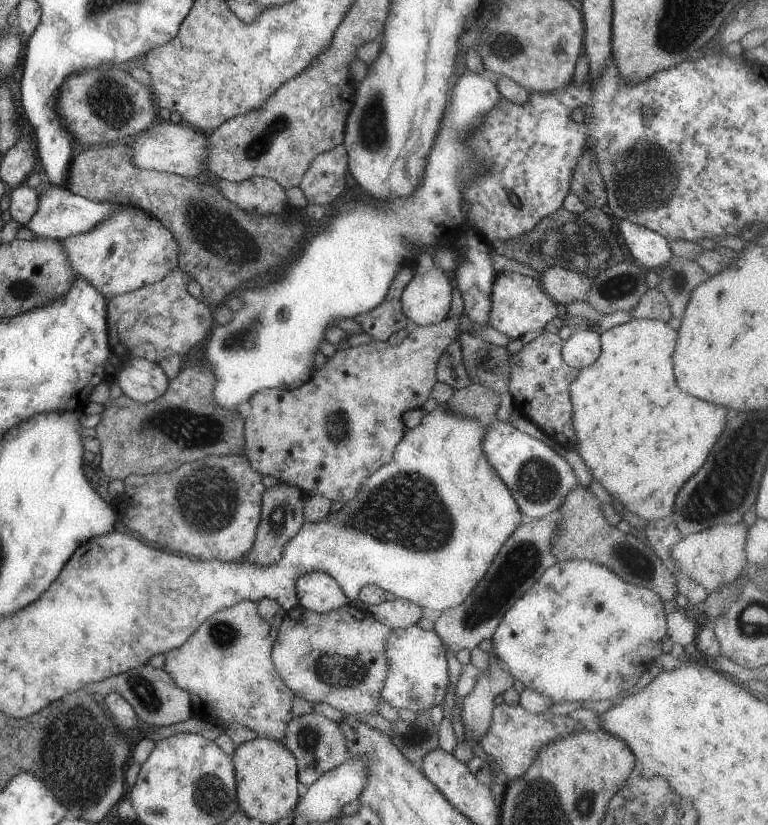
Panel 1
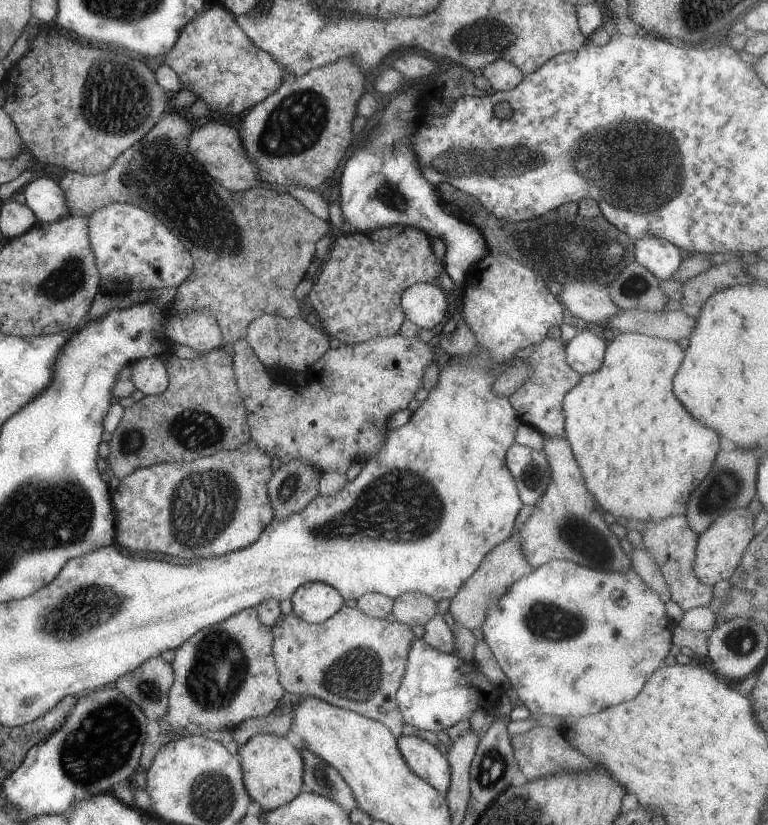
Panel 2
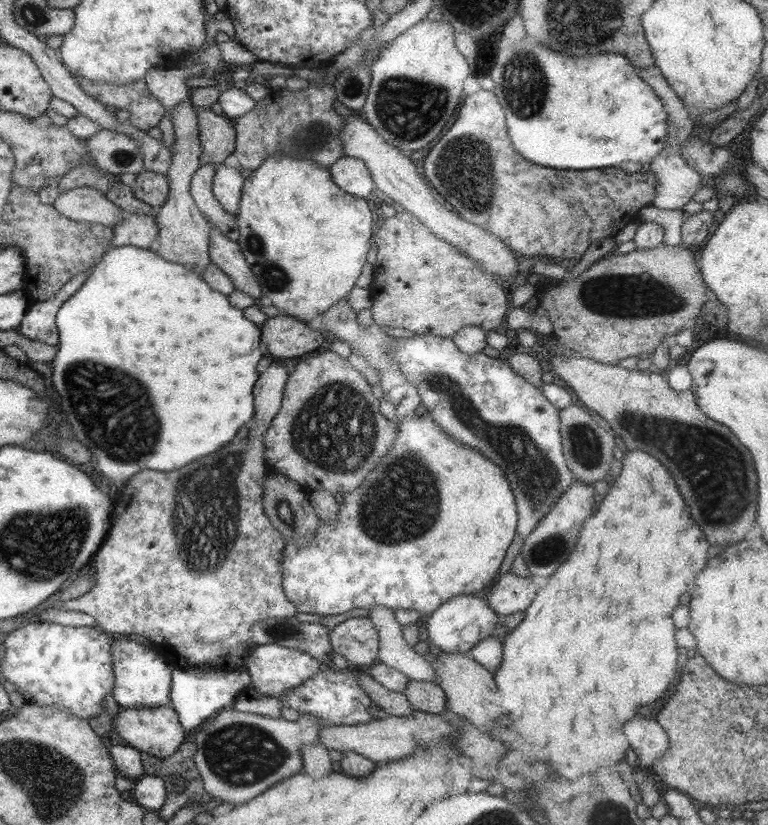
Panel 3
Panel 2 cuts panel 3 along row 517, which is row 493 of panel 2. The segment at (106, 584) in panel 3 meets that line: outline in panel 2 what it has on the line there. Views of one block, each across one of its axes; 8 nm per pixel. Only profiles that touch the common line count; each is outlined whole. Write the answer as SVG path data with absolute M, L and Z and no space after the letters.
M249 440L233 450L221 450L192 461L136 468L111 491L115 515L114 542L127 550L151 550L187 560L221 556L249 546L273 519L273 508L267 496L268 480L273 474L270 459L269 454L257 448L254 440Z

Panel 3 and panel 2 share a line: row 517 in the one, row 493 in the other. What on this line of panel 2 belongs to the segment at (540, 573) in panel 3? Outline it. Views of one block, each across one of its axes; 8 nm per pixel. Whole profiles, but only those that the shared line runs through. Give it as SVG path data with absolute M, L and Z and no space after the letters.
M544 436L543 454L549 464L549 484L533 505L533 514L525 520L515 538L521 542L521 552L531 568L536 569L553 559L568 560L575 564L607 572L625 572L629 558L619 545L619 538L609 530L585 490L581 471L573 458L566 438Z

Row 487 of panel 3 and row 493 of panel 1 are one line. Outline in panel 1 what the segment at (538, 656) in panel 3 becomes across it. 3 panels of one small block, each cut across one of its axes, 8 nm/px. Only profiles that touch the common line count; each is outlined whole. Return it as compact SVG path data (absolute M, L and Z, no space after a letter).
M633 317L629 322L613 326L608 330L604 330L600 335L600 351L599 356L595 359L593 364L585 366L578 370L577 378L569 384L569 398L572 406L571 424L575 431L575 438L577 438L577 451L579 458L585 464L587 470L591 474L594 487L605 491L614 500L618 507L625 507L629 512L633 512L635 516L645 520L645 522L659 520L665 517L669 517L671 514L671 504L673 504L673 498L675 494L679 492L679 488L685 484L687 478L691 478L691 474L695 474L701 464L705 462L707 458L707 452L709 448L715 444L717 436L721 434L723 430L723 424L725 424L725 414L727 414L727 408L723 406L713 406L713 404L707 404L703 400L697 400L697 398L691 398L687 394L683 394L677 386L675 386L675 378L673 378L673 368L671 368L671 358L673 350L675 350L675 343L677 340L677 331L672 330L666 322L661 322L655 319L636 319Z

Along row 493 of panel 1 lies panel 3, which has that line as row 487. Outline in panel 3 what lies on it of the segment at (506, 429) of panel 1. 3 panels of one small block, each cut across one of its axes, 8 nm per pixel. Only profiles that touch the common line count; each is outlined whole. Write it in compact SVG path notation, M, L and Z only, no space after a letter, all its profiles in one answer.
M414 335L411 338L391 338L388 358L394 360L401 375L413 384L419 398L427 410L427 415L441 426L441 430L463 446L481 452L497 468L501 468L509 488L513 492L517 508L516 534L525 538L537 526L541 518L565 488L577 482L561 454L559 435L559 409L556 409L540 389L517 376L507 361L488 358L482 352L473 356L462 354L452 339L433 335Z

